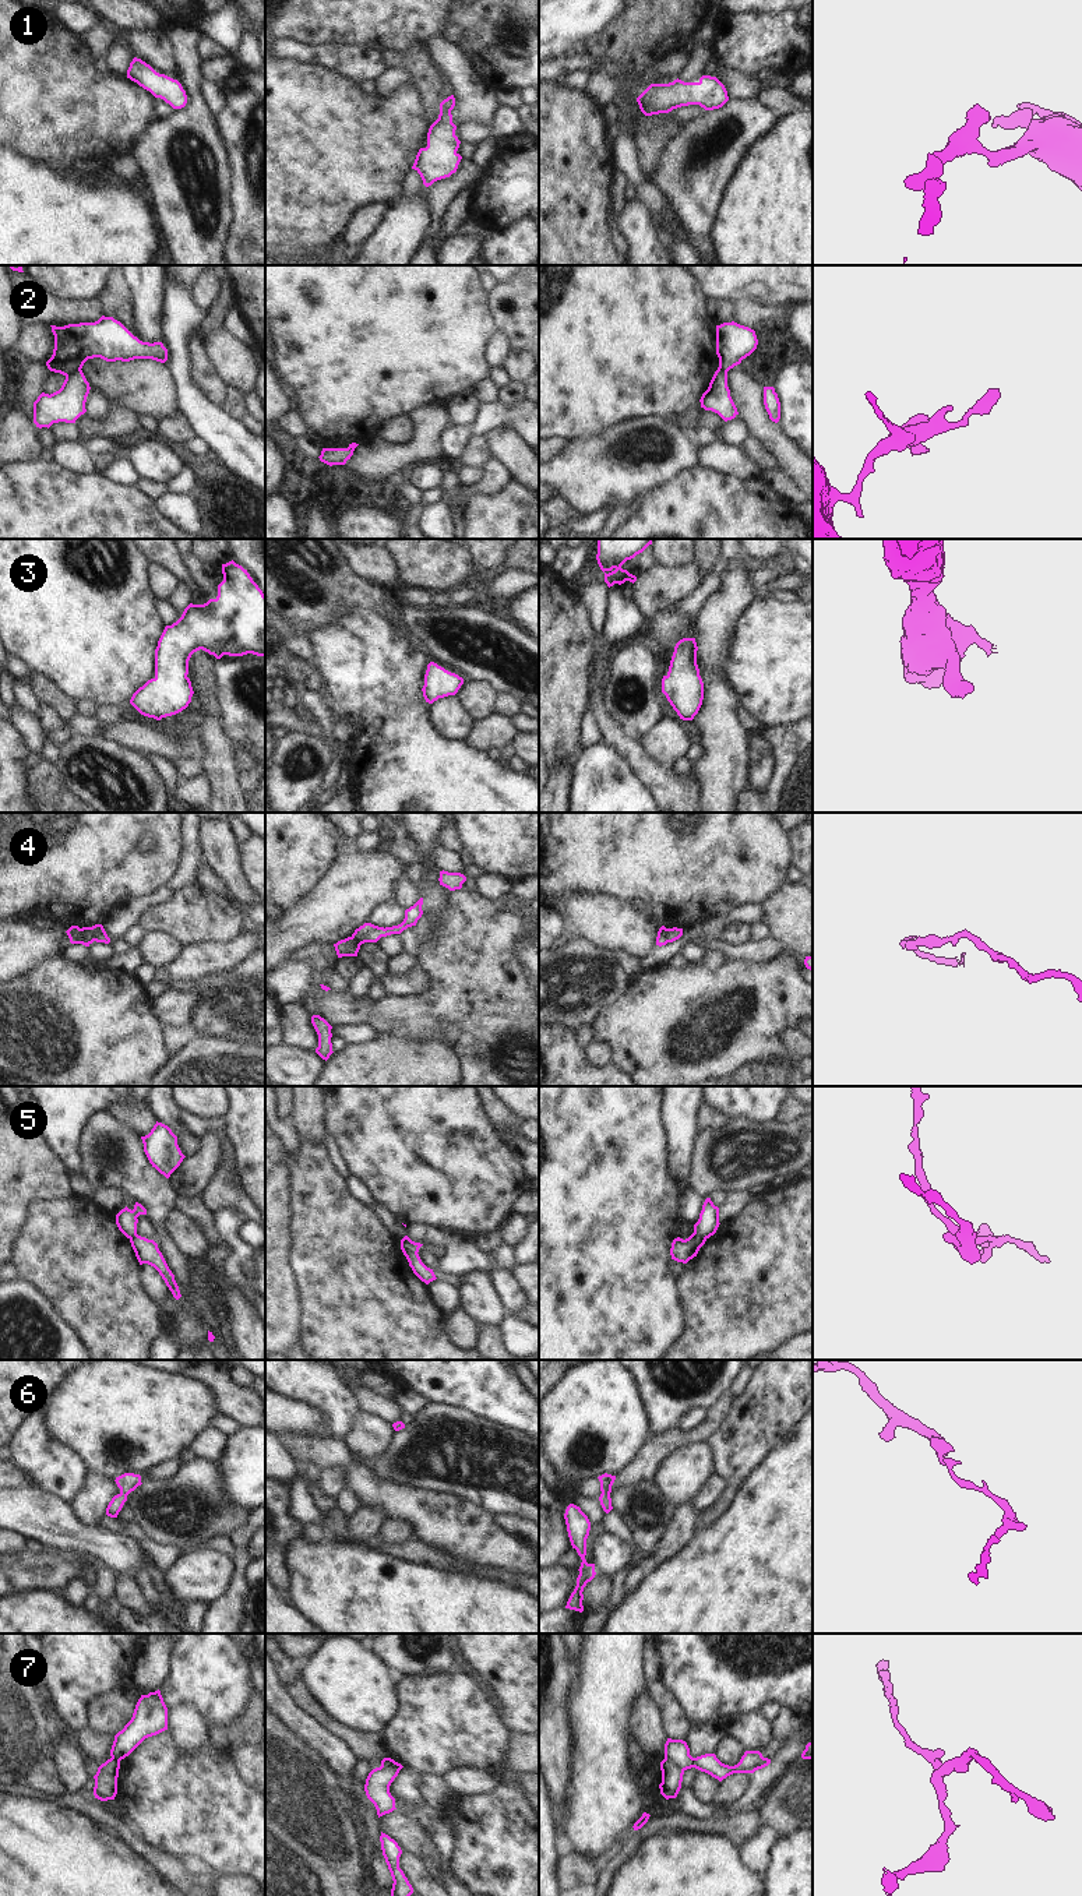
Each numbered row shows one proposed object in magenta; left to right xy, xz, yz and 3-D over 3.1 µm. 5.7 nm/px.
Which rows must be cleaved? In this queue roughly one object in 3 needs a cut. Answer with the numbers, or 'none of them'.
2, 4, 5, 7.

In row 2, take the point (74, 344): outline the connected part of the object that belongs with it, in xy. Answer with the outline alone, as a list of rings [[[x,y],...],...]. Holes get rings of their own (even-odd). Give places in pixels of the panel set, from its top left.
[[[102,316],[95,323],[50,325],[54,335],[54,349],[46,362],[50,371],[68,376],[82,369],[88,359],[101,357],[106,362],[130,362],[152,359],[168,360],[168,349],[162,342],[142,342],[120,321]]]

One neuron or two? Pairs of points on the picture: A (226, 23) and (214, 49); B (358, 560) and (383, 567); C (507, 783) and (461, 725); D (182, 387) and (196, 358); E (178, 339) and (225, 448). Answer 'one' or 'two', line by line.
A: two
B: one
C: two
D: two
E: one

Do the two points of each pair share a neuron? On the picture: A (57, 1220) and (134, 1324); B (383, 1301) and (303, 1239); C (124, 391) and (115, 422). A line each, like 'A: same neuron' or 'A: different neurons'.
A: same neuron
B: same neuron
C: different neurons

